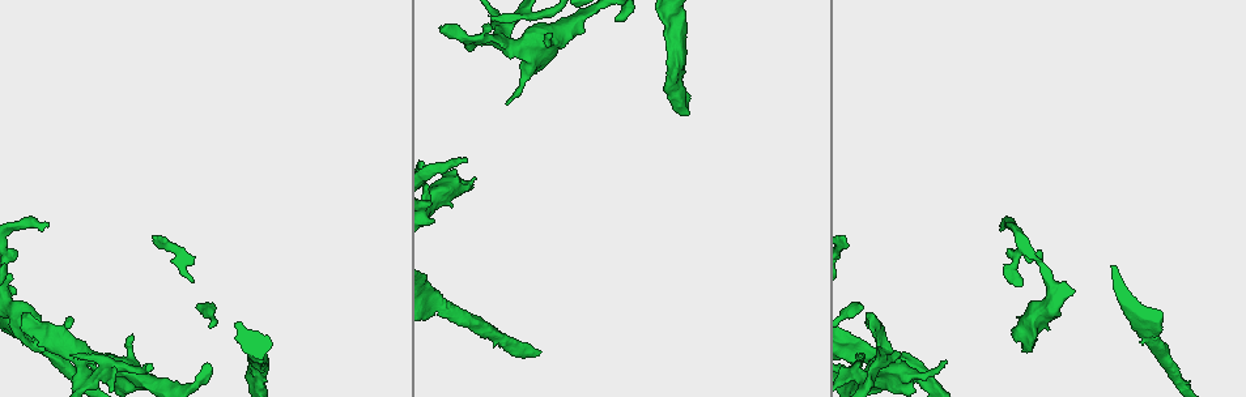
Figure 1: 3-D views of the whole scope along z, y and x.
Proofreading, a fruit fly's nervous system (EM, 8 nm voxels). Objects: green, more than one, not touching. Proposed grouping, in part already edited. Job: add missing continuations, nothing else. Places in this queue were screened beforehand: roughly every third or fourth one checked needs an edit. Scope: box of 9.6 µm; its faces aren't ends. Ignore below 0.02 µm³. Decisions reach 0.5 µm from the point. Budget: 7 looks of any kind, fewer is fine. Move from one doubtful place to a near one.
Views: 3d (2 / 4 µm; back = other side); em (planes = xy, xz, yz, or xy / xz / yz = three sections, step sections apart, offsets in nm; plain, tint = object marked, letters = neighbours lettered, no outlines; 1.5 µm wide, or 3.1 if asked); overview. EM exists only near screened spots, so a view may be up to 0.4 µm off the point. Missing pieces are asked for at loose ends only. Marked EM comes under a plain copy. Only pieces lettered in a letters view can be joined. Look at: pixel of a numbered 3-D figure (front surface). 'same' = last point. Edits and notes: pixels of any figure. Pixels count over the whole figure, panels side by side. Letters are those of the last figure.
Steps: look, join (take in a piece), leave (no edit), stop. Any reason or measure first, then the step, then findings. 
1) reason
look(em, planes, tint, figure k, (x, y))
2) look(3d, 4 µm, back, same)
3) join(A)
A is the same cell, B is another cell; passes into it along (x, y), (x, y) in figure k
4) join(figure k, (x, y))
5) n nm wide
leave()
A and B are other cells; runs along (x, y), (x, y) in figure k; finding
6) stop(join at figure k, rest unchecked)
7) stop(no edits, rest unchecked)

tapers out
look(em, planes, letters, figure 1, (491, 19))

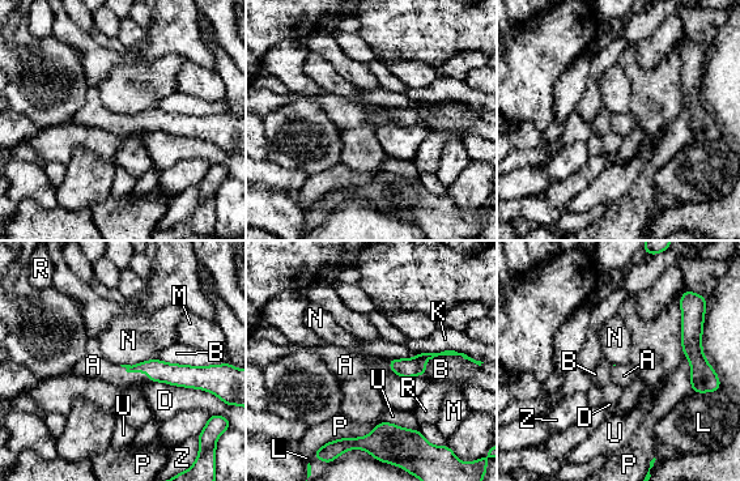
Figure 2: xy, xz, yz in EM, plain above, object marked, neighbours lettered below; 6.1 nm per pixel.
join(A)
A is the same cell, B, D, K, L, M, N, P, R, U and Z are other cells; the cell continues

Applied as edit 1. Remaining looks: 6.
free end
look(3d, 4 µm, figure 1, (947, 360))

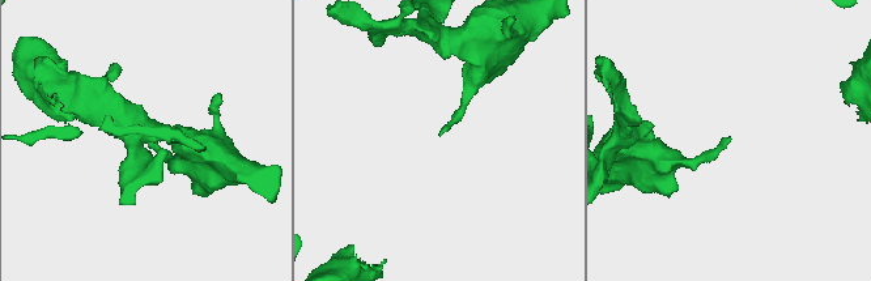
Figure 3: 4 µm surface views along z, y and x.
look(em, xy, step 4, letters, figure 3, (729, 136))

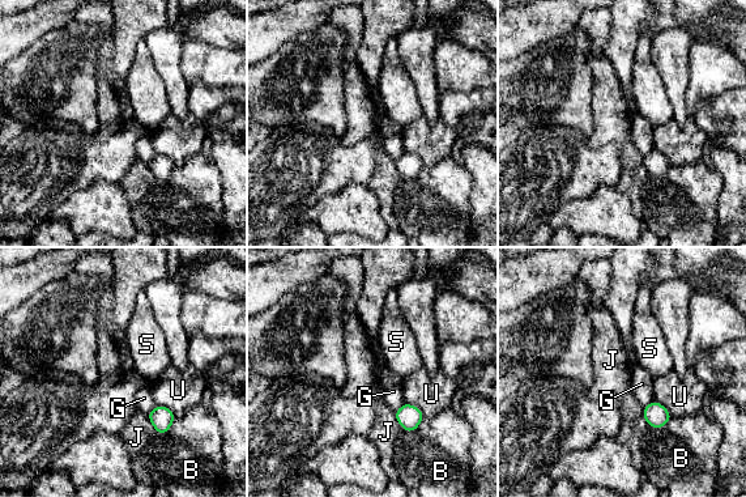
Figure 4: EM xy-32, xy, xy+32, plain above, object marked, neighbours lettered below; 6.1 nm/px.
look(em, yz, step 8, letters, same)

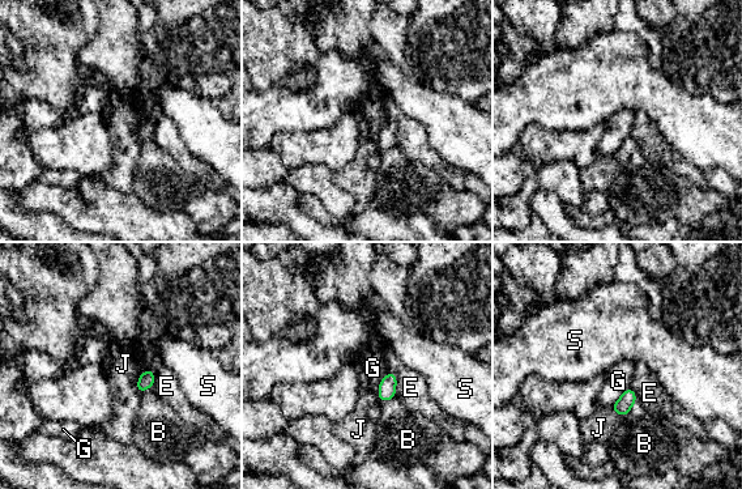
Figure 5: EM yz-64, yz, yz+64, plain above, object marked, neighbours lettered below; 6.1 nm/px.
100 nm wide
leave()
B, E, G, J and S are other cells; border along (388, 371), (396, 377), (396, 395) in figure 5; none of them fits

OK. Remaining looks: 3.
stops while still wide
look(3d, 4 µm, figure 1, (663, 22))

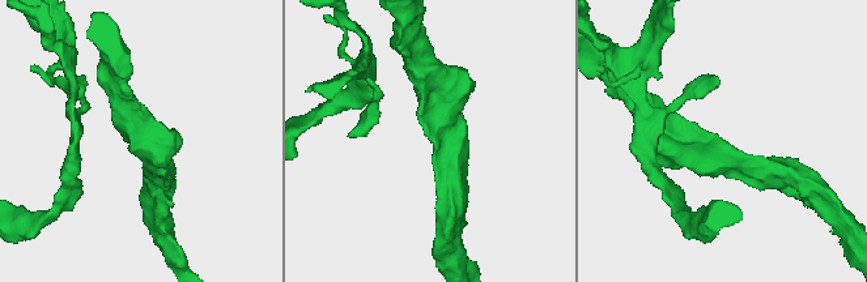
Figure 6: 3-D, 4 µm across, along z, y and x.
look(em, yz, step 8, tint, figure 6, (424, 135))

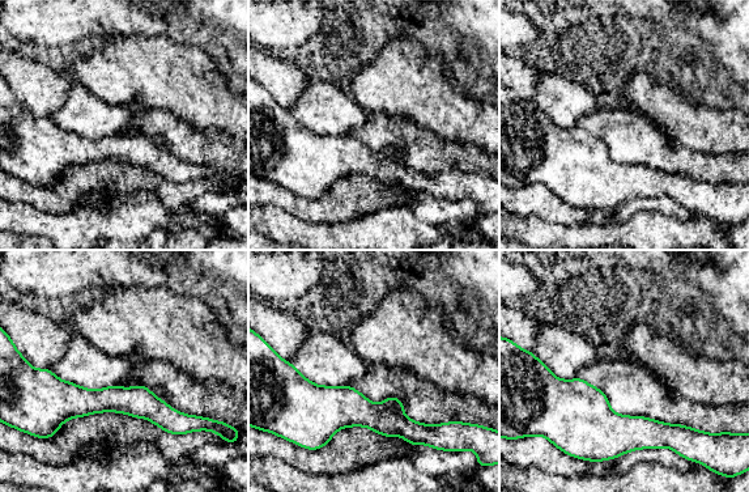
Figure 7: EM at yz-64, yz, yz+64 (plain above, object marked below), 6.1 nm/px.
look(em, yz, step 8, letters, same)

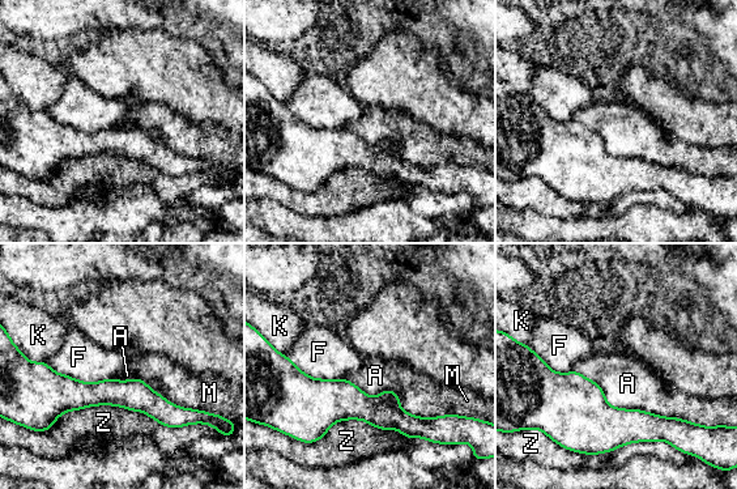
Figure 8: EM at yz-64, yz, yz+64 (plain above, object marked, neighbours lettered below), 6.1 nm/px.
leave()
A, F, K, M and Z are other cells; no lettered piece goes on from it

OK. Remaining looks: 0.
stop(join at figure 2, rest unchecked)

